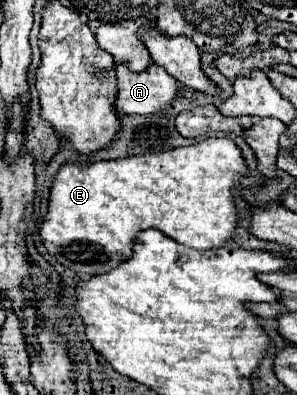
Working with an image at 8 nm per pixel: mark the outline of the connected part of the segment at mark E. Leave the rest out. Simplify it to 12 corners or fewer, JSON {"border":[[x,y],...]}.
{"border":[[230,138],[62,164],[40,240],[88,280],[156,228],[220,248]]}

